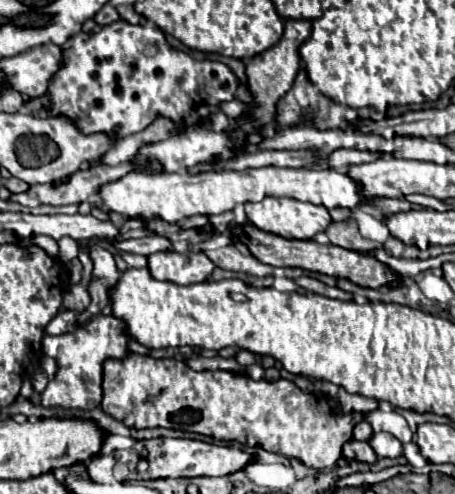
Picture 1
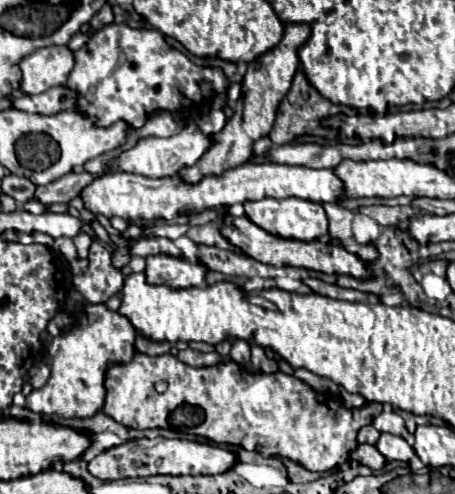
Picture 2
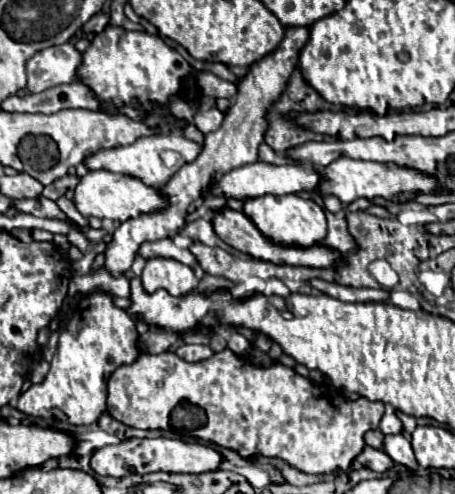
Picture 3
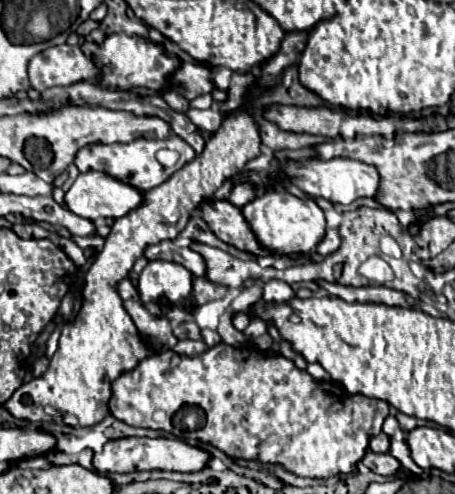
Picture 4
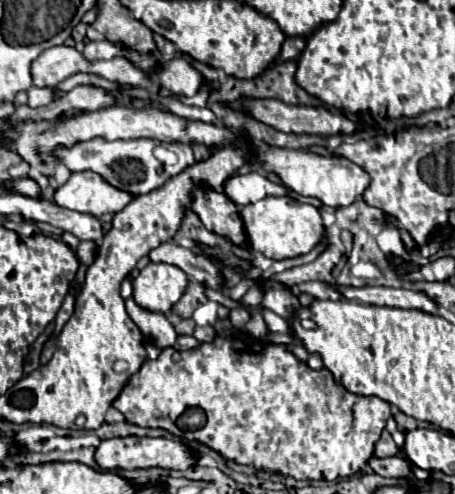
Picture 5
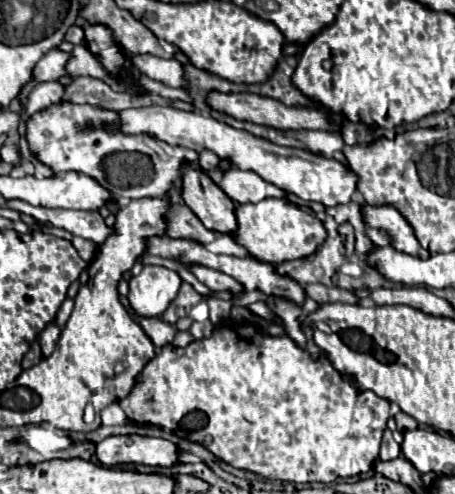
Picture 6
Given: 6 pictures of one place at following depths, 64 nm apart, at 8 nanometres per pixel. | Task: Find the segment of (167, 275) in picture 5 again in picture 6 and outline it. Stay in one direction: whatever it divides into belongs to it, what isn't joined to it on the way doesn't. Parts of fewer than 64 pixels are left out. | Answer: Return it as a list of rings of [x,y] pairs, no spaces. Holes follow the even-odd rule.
[[[144,266],[138,276],[128,282],[128,302],[136,316],[156,318],[176,298],[182,280],[164,266]]]

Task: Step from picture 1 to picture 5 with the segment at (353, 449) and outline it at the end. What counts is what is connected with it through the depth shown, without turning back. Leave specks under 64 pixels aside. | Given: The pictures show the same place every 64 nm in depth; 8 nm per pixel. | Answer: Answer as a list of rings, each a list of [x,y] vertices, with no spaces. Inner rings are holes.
[[[372,456],[368,460],[368,466],[384,478],[408,478],[410,472],[412,472],[412,468],[410,468],[410,464],[404,456],[392,456],[392,458]]]

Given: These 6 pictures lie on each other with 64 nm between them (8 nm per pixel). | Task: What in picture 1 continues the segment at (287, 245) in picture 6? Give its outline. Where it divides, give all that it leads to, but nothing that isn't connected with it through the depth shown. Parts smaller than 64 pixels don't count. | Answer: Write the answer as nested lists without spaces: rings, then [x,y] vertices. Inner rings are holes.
[[[264,198],[262,202],[246,202],[246,216],[248,220],[264,232],[272,232],[284,238],[298,238],[298,240],[312,240],[318,232],[324,232],[330,224],[330,214],[324,206],[314,206],[310,202],[300,202],[294,198]]]

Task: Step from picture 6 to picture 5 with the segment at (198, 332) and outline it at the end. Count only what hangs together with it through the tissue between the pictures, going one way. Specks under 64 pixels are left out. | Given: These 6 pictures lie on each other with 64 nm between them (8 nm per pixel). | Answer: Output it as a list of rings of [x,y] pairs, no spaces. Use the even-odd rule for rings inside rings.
[[[196,326],[194,328],[194,338],[198,342],[212,342],[216,336],[216,330],[212,326]]]

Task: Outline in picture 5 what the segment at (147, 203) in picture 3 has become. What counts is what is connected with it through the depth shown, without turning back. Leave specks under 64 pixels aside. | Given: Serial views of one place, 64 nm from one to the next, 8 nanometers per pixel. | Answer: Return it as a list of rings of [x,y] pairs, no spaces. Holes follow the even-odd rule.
[[[72,172],[66,184],[52,192],[50,200],[60,208],[100,218],[106,212],[120,212],[132,196],[110,186],[94,172]]]

